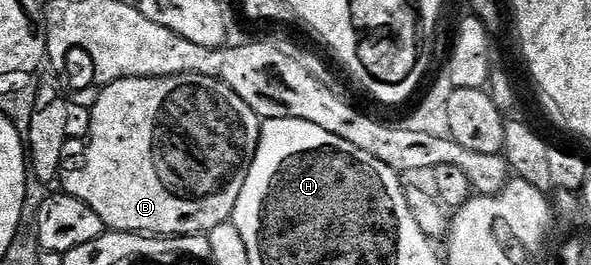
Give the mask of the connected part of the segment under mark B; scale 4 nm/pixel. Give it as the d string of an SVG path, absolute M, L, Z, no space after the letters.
M201 74L122 78L112 85L102 86L98 92L100 92L99 98L96 99L95 105L90 106L91 127L85 137L87 150L83 153L83 170L78 173L77 170L71 169L68 173L66 170L62 174L62 192L81 199L89 207L93 207L93 211L97 211L97 215L101 215L103 226L116 233L150 233L152 237L184 237L198 233L210 235L213 227L228 224L237 199L241 195L241 187L245 187L247 172L251 166L251 160L255 157L255 148L259 142L261 119L251 110L249 103L245 103L245 99L241 99L241 95L235 94L230 87L218 81L217 78L209 78Z

